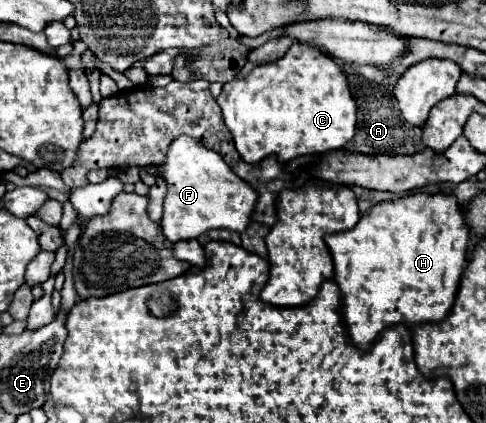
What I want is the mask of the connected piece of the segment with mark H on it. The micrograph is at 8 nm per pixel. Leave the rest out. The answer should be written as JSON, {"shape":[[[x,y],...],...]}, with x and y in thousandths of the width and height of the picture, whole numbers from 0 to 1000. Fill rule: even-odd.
{"shape":[[[844,459],[831,468],[770,482],[724,544],[667,558],[687,615],[687,667],[704,690],[704,747],[724,809],[757,827],[774,794],[807,771],[856,761],[905,761],[930,728],[942,667],[959,619],[967,544],[934,463],[918,459]]]}

